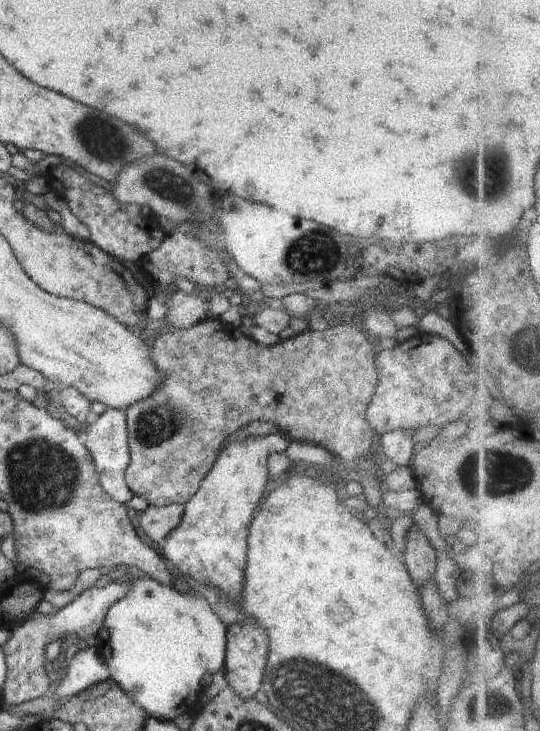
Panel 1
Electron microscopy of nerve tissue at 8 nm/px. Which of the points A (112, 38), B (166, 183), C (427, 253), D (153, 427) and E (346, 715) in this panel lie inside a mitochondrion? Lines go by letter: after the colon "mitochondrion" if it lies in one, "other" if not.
A: other
B: mitochondrion
C: other
D: mitochondrion
E: mitochondrion

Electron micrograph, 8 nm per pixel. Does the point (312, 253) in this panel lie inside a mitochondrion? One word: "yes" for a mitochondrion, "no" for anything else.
yes

